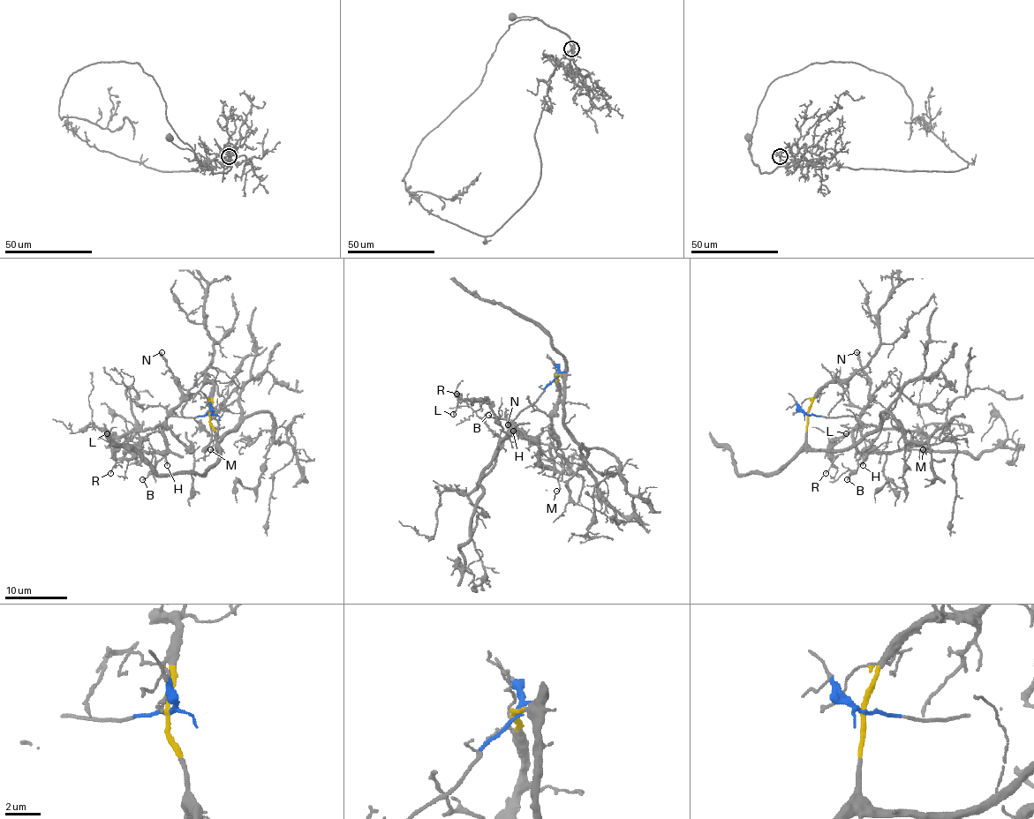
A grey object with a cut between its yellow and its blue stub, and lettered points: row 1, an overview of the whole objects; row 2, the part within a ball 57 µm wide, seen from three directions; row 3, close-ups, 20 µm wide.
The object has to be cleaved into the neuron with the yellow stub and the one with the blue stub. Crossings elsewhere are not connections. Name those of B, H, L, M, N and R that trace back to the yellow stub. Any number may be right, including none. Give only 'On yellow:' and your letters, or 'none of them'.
On yellow: M

